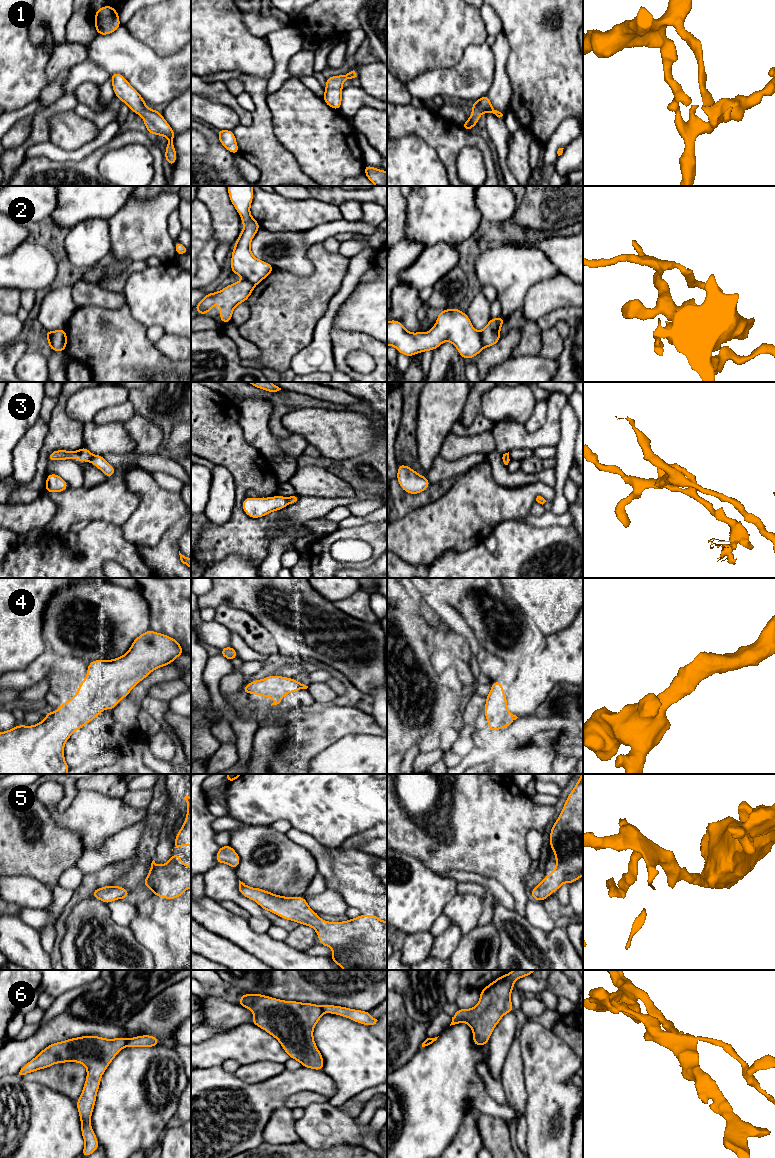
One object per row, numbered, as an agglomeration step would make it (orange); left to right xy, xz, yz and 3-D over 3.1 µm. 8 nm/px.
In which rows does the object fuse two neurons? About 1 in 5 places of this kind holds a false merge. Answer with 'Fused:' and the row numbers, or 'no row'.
Fused: 2, 3, 6

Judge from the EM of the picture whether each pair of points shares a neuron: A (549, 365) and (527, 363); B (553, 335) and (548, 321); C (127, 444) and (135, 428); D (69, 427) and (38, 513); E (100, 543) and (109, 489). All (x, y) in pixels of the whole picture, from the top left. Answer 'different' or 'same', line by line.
A: same
B: different
C: different
D: different
E: different

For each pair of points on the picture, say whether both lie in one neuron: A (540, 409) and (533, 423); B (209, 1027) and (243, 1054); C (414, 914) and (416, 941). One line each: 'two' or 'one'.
A: one
B: two
C: two

